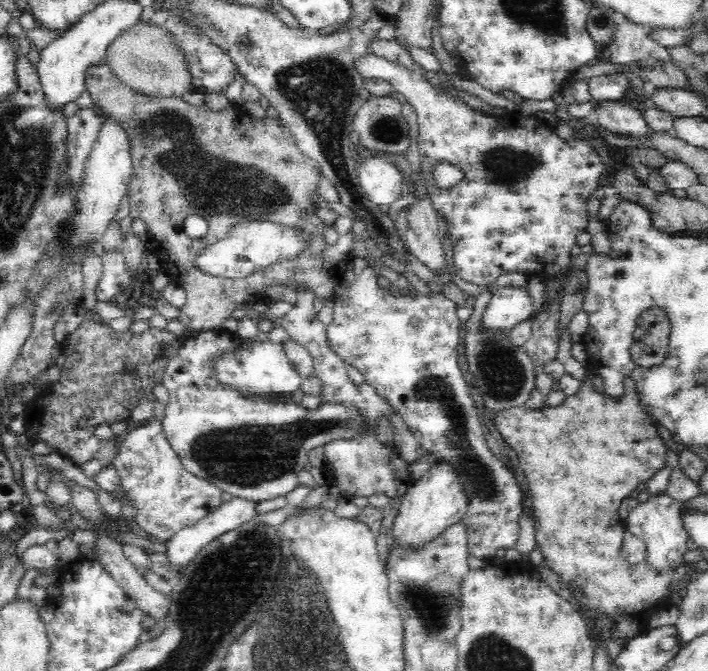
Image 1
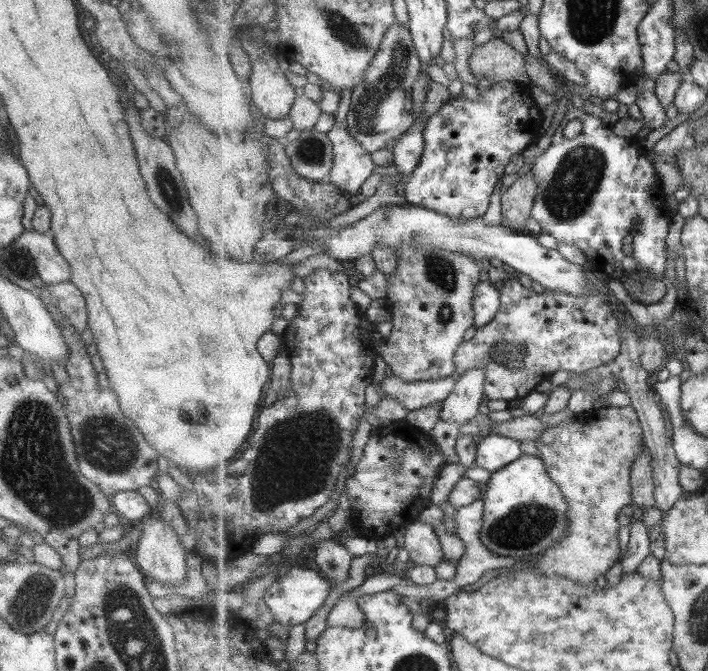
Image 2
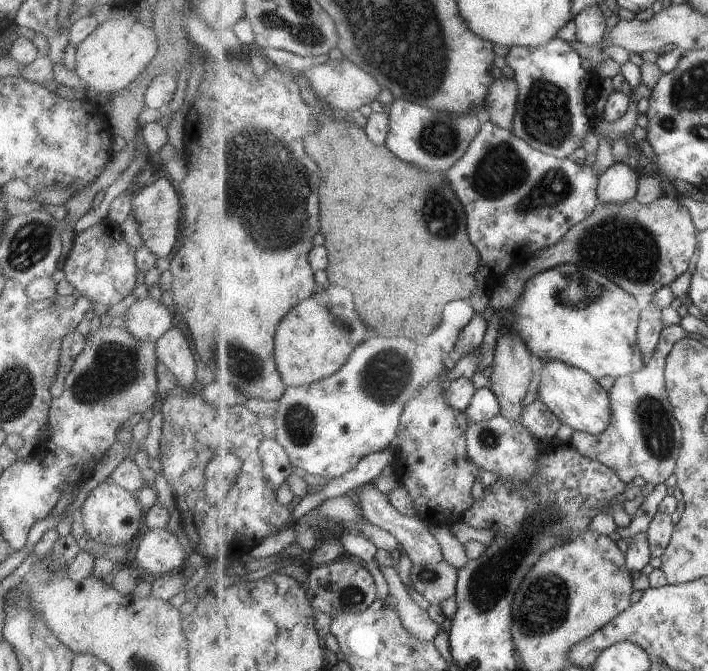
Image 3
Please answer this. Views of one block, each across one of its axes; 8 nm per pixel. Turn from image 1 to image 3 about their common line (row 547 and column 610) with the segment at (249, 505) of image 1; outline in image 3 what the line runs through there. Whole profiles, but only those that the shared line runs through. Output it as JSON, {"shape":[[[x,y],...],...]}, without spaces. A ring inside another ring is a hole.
{"shape":[[[614,162],[601,176],[598,199],[603,204],[627,204],[638,193],[641,173],[627,163]]]}

